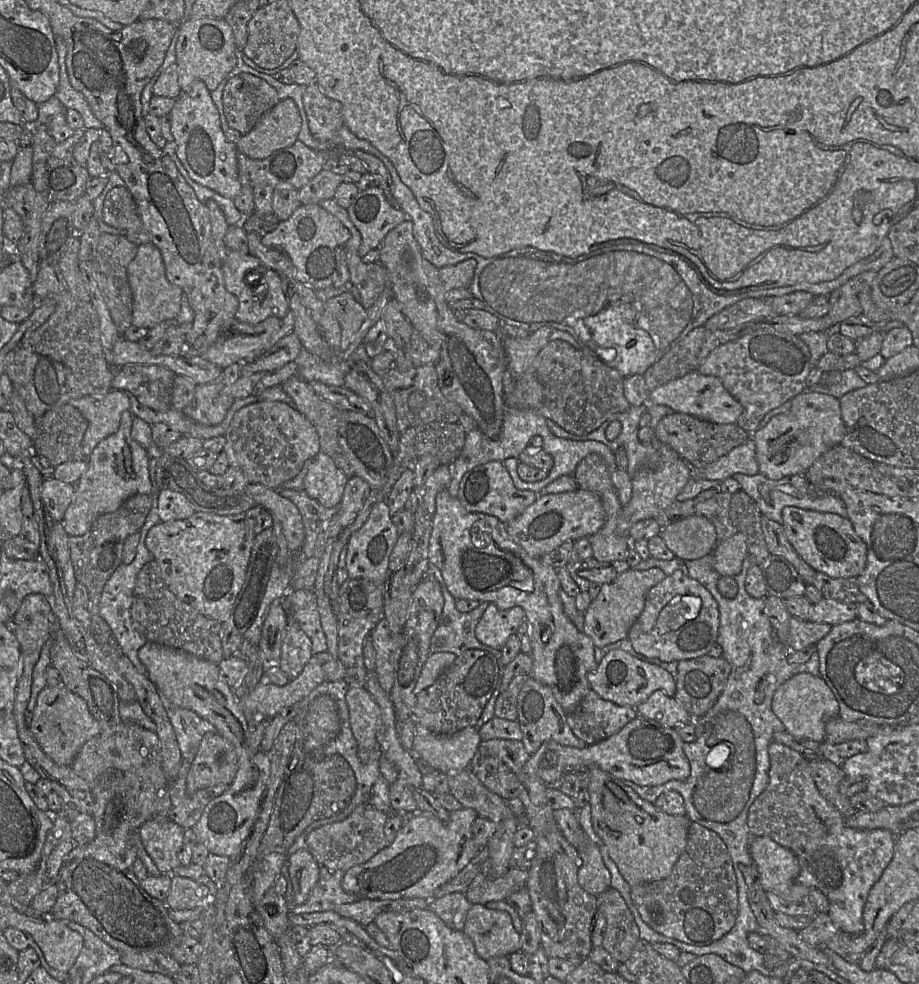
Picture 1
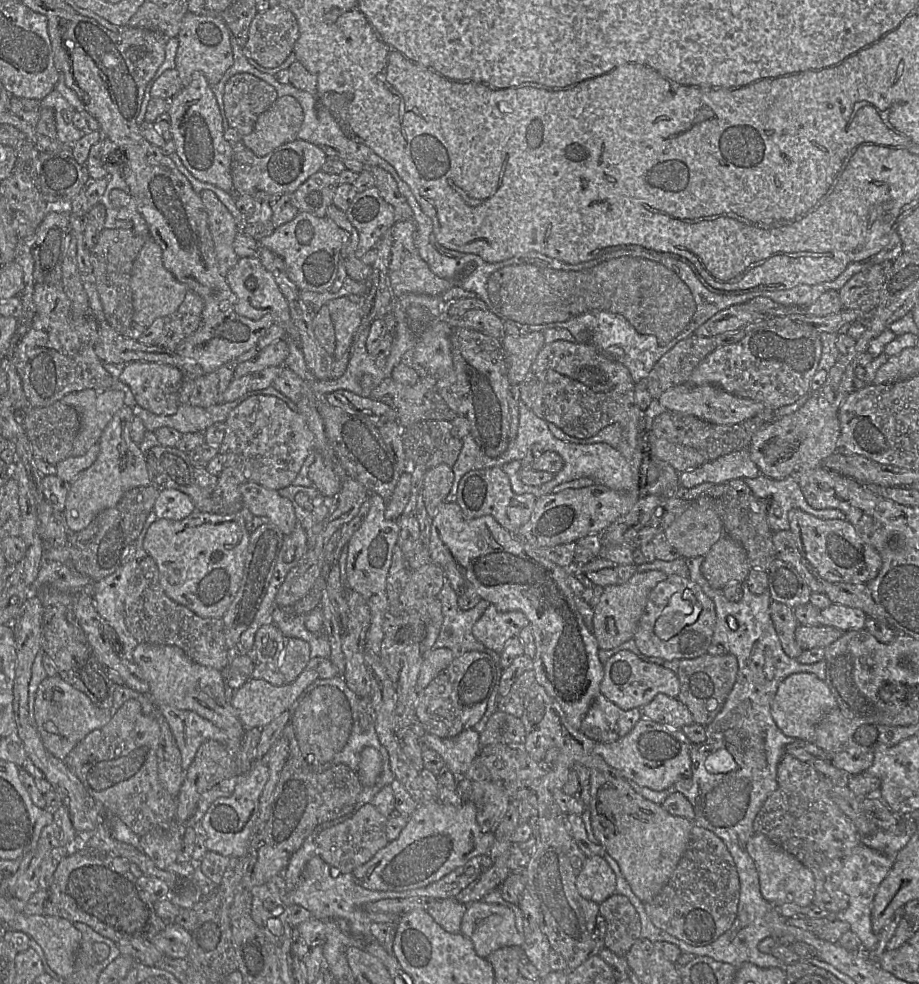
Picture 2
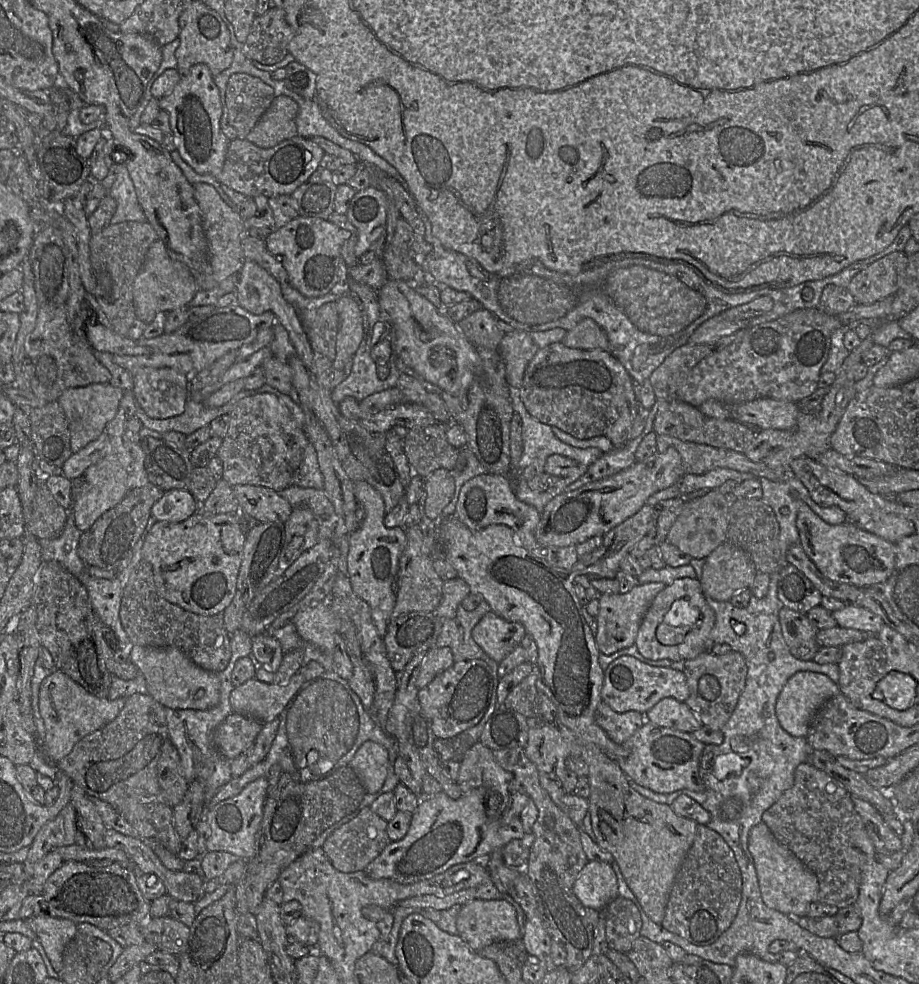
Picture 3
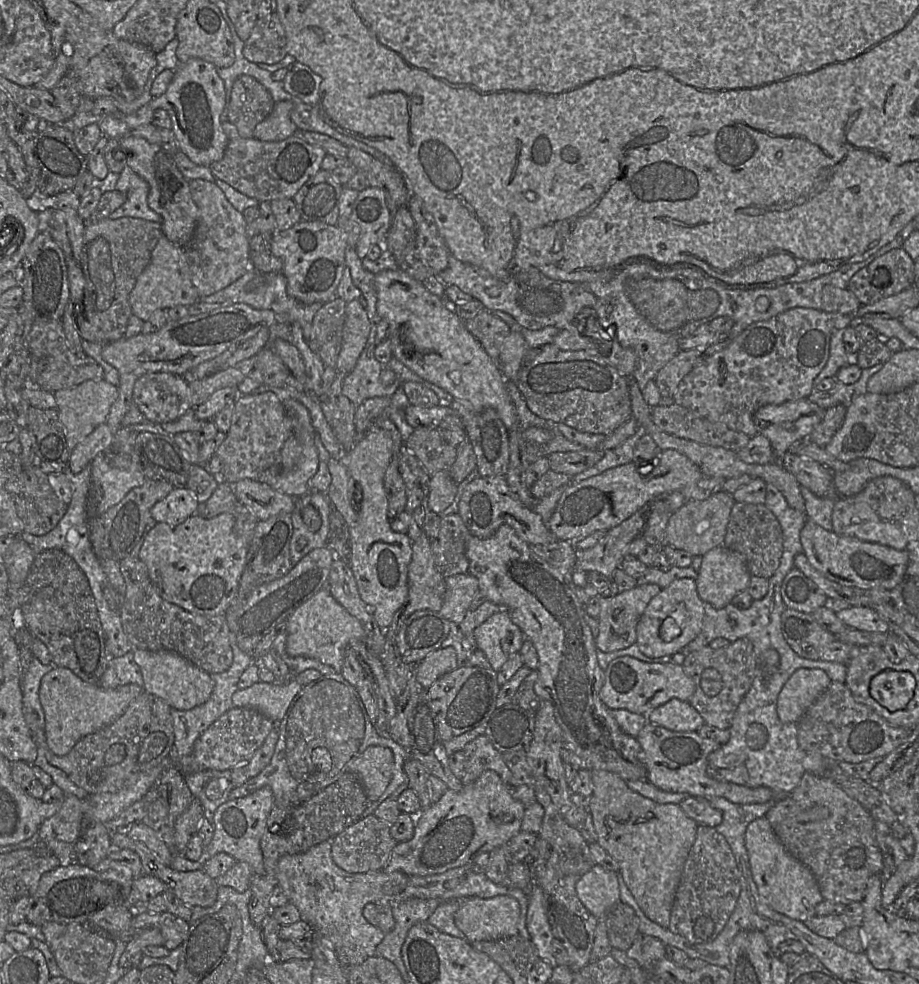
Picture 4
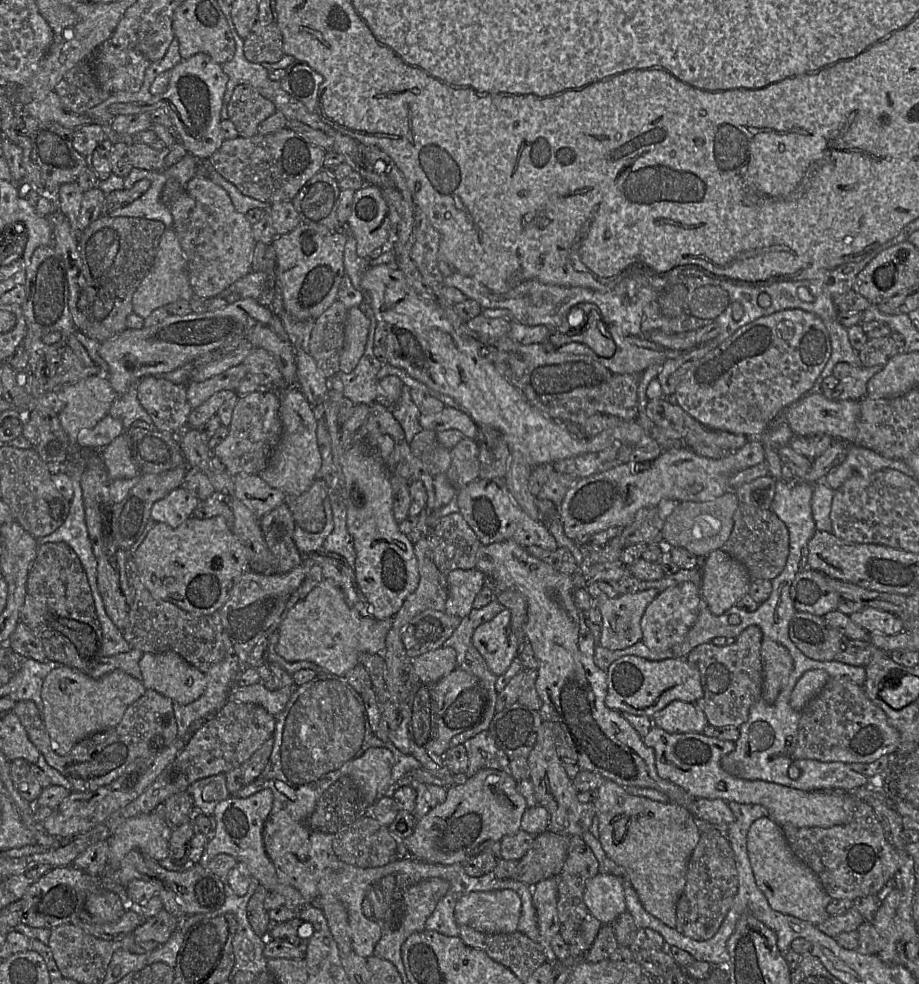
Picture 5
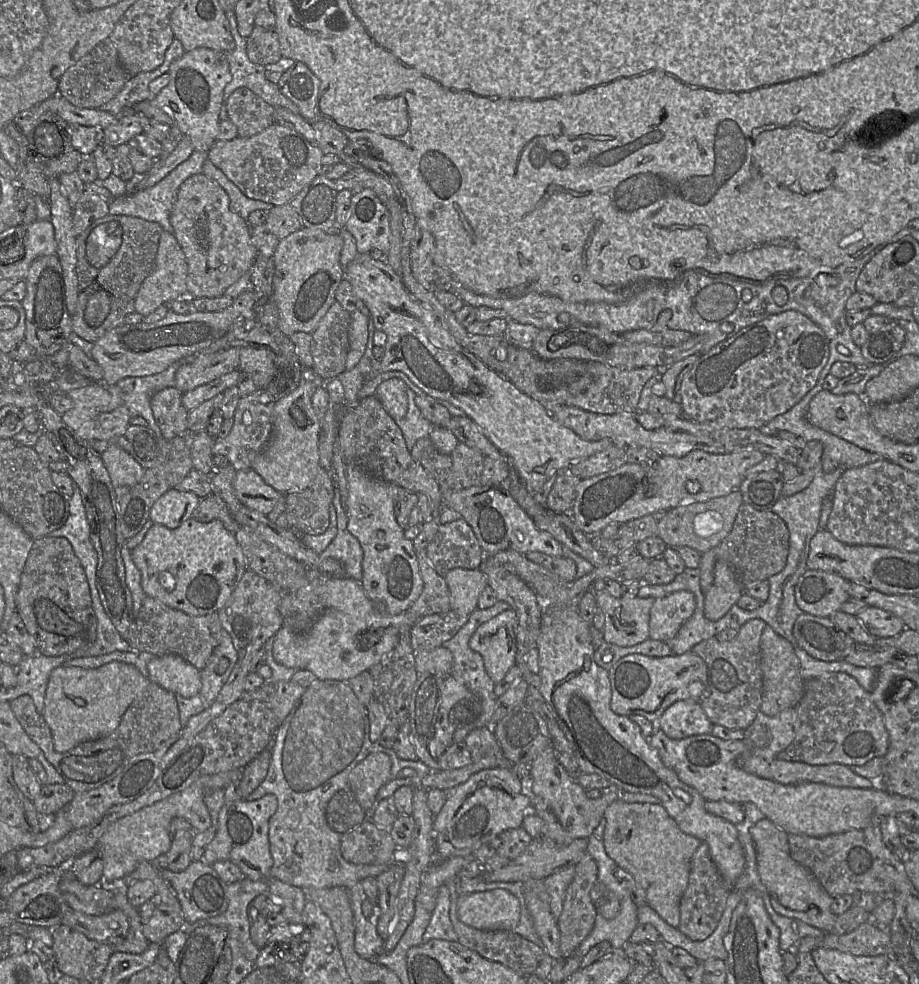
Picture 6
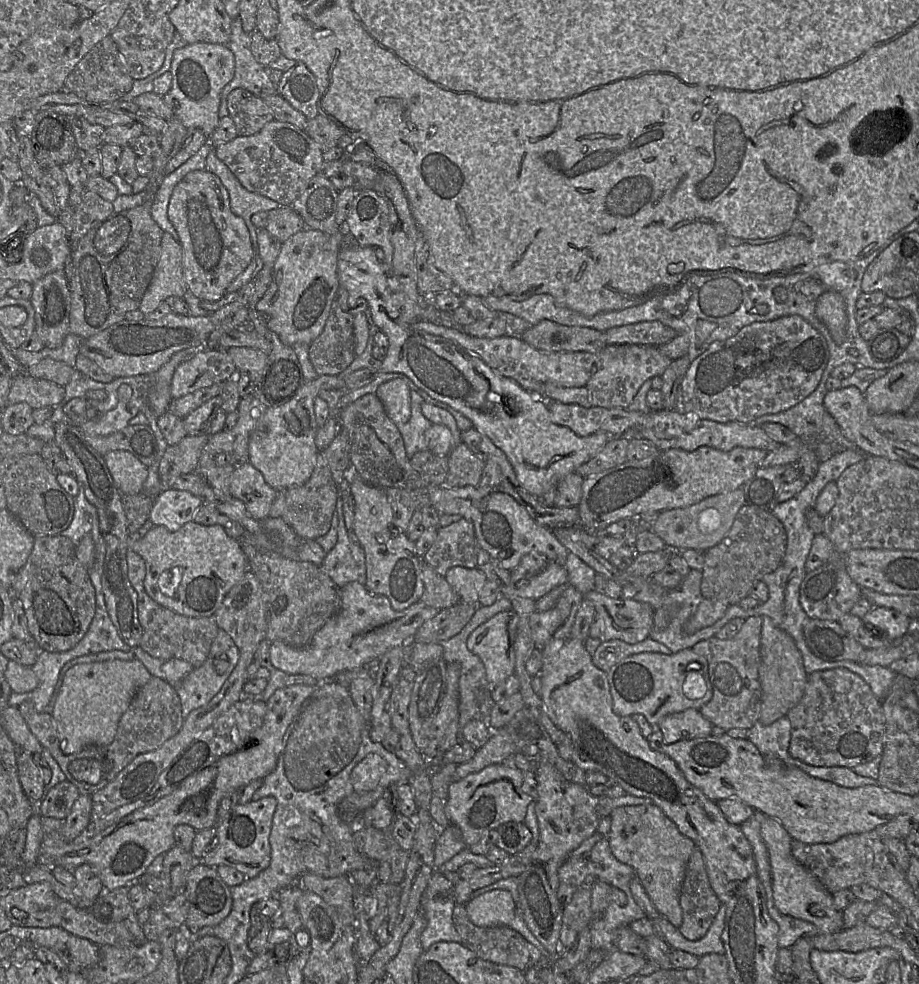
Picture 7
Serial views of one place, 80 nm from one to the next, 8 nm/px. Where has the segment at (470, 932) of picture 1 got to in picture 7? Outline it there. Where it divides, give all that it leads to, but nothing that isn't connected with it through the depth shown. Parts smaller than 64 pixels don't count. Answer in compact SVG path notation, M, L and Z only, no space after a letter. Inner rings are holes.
M492 890L471 898L465 908L478 927L509 926L515 916L515 902L507 890Z

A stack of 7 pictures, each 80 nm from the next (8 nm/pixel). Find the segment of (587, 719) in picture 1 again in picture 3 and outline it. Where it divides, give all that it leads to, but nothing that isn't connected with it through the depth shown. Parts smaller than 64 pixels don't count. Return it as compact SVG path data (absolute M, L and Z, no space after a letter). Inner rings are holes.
M602 701L597 707L595 721L611 740L623 744L646 722L646 718L638 711L616 712Z

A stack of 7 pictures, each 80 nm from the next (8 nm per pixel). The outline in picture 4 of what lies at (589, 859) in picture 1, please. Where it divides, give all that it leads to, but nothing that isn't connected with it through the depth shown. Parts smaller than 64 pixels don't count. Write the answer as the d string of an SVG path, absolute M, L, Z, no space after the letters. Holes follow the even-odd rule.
M595 864L576 883L576 892L588 911L605 920L620 902L618 874Z

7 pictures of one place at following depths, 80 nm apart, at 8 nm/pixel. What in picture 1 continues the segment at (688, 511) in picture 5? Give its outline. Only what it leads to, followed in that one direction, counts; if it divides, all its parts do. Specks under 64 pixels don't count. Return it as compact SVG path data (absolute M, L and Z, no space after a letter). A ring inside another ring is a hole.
M700 515L671 524L662 530L660 536L675 557L684 561L711 554L718 543L714 525Z

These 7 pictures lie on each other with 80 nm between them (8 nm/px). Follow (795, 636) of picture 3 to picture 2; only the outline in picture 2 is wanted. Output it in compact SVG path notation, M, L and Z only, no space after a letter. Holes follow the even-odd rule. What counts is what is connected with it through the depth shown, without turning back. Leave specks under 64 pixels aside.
M772 600L769 612L784 652L790 658L796 659L803 650L795 639L795 630L800 624L795 617L793 608Z

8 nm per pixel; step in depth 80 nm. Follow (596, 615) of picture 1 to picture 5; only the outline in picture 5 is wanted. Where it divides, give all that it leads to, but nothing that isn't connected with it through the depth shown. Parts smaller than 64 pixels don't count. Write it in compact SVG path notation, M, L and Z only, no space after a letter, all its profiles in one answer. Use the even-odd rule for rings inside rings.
M648 589L609 598L601 591L596 597L602 615L599 645L609 650L619 650L641 641L642 616L658 594L656 589Z

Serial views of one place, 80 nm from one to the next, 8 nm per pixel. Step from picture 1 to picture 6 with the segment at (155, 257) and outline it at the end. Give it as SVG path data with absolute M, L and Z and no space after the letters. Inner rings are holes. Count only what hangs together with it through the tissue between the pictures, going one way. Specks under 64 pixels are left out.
M163 231L153 271L141 284L135 312L146 316L163 304L188 296L187 261L173 233Z

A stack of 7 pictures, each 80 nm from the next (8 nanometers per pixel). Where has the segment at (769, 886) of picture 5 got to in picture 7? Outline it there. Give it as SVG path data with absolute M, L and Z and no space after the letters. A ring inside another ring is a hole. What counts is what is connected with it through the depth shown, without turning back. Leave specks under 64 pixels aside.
M766 818L761 825L760 833L769 855L776 908L784 915L814 924L823 934L834 934L844 930L843 913L834 908L833 895L793 857L793 838L785 828L777 820Z

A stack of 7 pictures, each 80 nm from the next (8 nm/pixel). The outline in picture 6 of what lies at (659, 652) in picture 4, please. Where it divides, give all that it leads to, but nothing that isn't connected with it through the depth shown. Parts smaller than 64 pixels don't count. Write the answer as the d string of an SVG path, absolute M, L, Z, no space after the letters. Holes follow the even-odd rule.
M680 590L654 599L650 610L649 638L666 642L676 636L696 607L693 593Z

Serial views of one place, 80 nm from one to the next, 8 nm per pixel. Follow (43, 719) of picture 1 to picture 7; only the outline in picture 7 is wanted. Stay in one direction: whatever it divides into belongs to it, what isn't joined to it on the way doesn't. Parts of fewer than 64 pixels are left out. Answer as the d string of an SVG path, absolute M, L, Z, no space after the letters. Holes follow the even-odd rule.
M136 659L82 663L71 667L63 677L51 713L62 753L73 754L88 745L109 745L132 698L151 676Z

